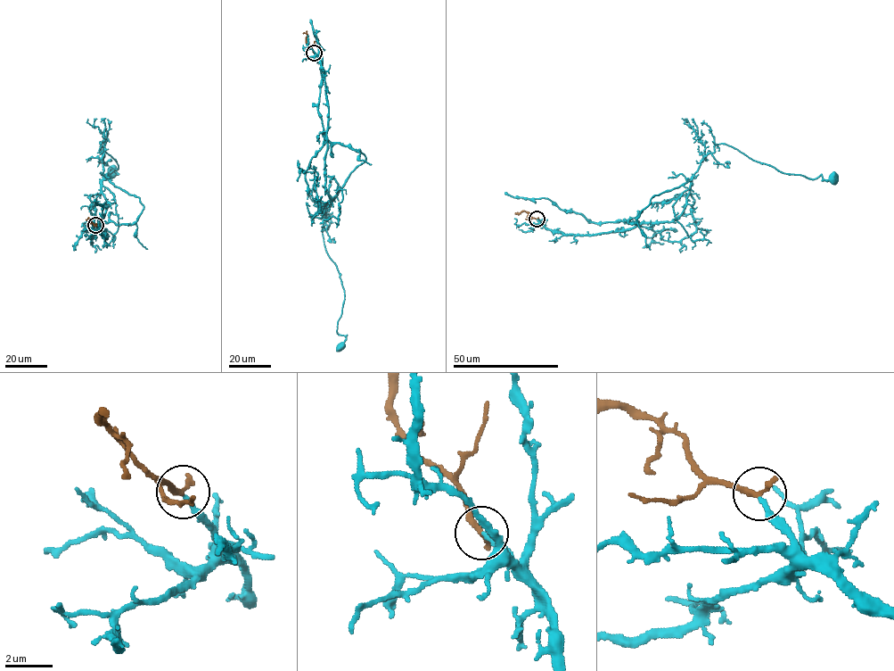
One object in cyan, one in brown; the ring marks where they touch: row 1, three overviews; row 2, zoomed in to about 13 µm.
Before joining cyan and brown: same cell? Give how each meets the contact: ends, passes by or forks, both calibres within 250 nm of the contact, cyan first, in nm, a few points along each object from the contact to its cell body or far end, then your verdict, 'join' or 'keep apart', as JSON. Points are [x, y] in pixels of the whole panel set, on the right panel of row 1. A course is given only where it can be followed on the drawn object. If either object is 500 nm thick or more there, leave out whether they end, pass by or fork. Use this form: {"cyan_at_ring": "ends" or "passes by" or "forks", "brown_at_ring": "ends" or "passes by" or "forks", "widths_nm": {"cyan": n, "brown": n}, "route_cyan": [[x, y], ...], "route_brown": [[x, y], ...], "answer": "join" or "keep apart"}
{"cyan_at_ring": "ends", "brown_at_ring": "ends", "widths_nm": {"cyan": 190, "brown": 300}, "route_cyan": [[537, 219], [555, 232], [584, 235], [672, 221], [685, 204], [700, 161], [719, 144], [783, 173], [834, 178]], "route_brown": [[537, 219], [527, 212], [518, 211]], "answer": "join"}

